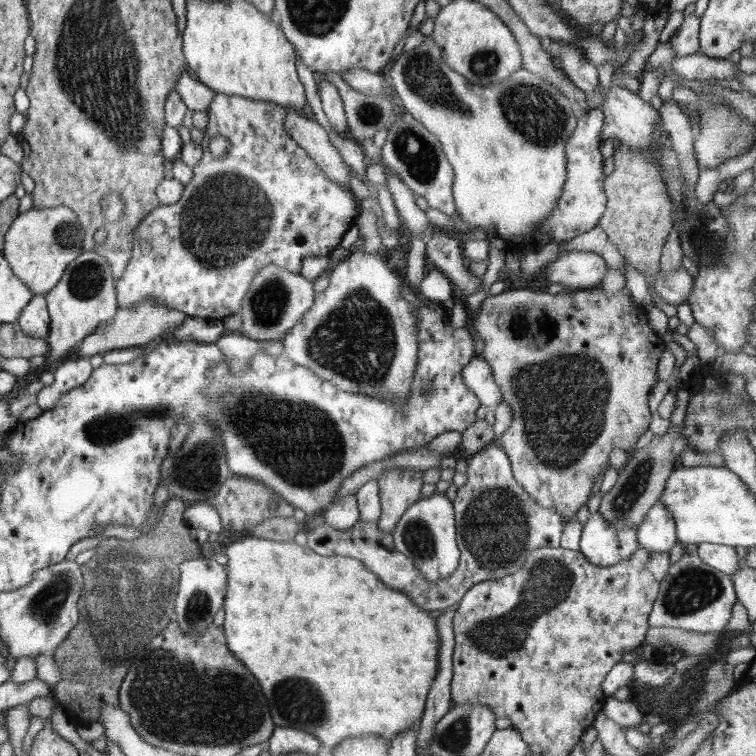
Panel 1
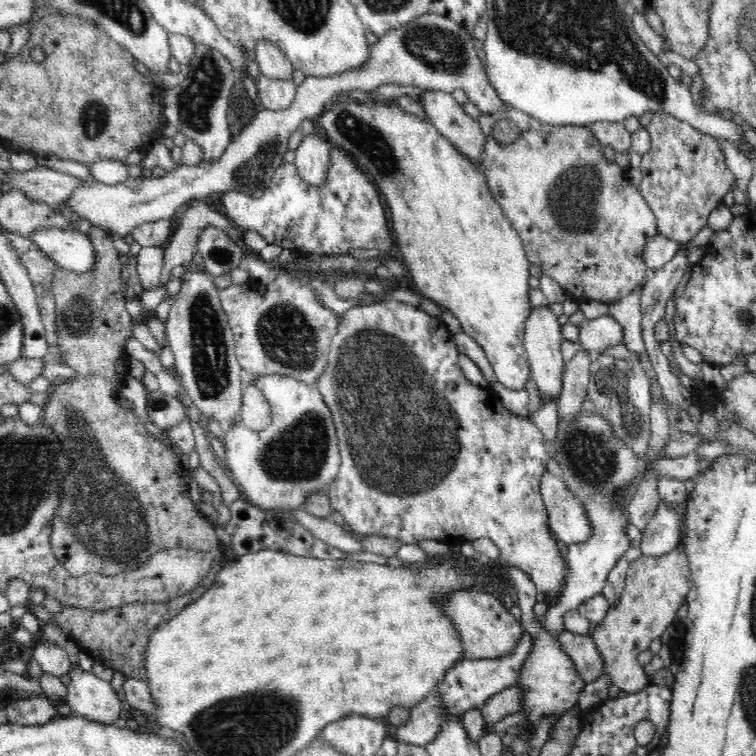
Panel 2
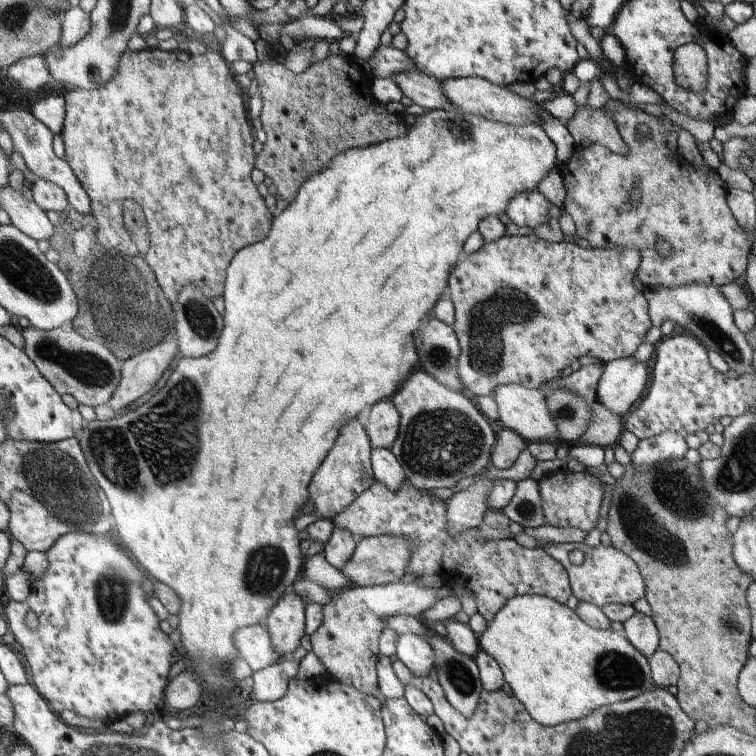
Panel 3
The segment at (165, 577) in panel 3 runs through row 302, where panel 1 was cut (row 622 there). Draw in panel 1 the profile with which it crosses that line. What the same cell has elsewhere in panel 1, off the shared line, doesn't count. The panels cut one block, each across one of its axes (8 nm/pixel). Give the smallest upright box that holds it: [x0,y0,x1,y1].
[223,538,439,748]

